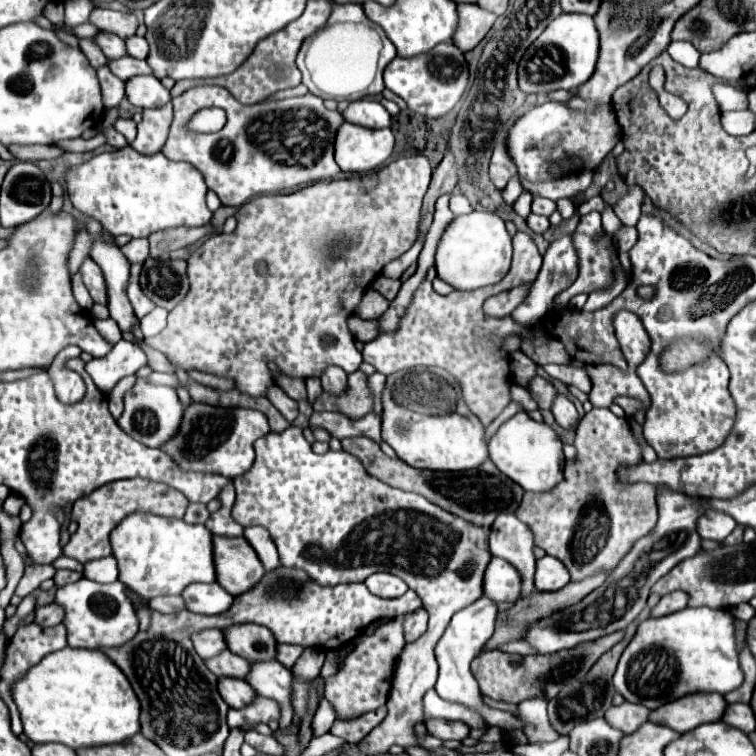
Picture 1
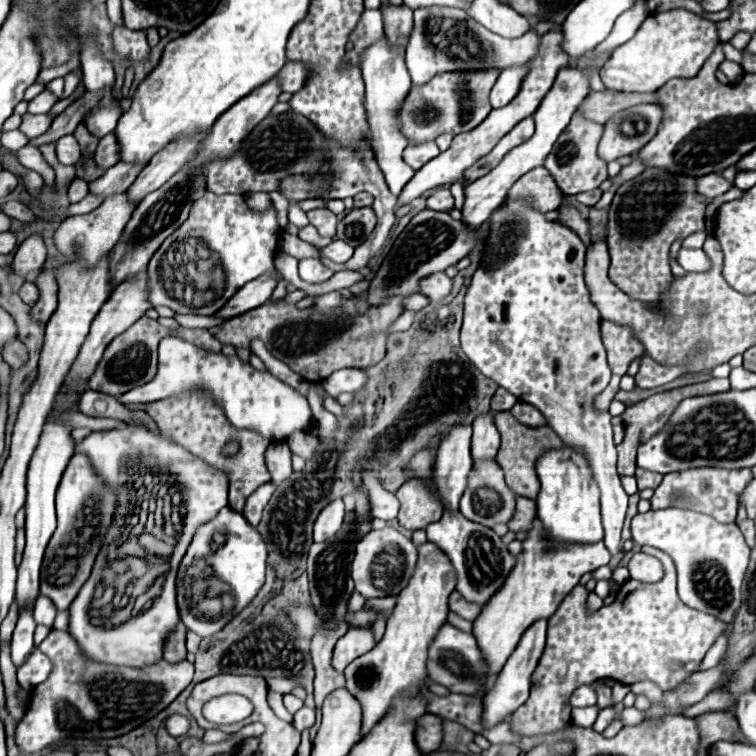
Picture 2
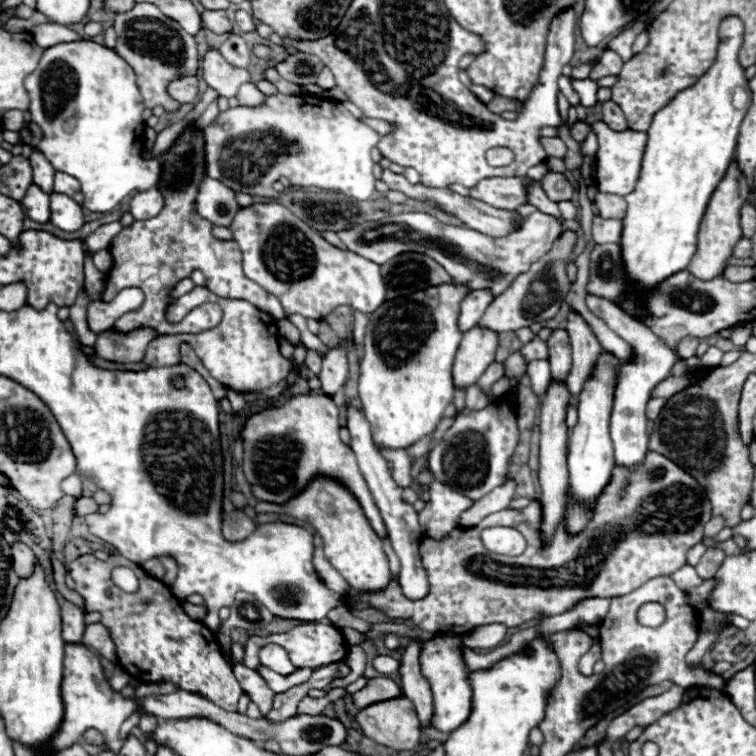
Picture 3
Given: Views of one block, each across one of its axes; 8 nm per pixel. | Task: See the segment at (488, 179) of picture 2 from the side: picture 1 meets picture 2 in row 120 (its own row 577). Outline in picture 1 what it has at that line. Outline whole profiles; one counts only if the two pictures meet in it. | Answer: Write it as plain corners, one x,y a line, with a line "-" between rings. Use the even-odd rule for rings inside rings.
544,556
536,560
536,576
534,576
536,590
554,592
566,586
568,582
570,582
570,574
566,566
562,566
562,562
558,562
554,556

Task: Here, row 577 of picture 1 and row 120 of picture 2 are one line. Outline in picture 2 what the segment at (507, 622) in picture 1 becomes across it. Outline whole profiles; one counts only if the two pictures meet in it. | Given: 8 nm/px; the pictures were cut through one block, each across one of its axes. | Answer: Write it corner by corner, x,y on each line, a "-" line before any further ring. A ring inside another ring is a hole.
592,92
586,96
580,112
594,122
608,122
614,114
638,106
638,104
658,104
654,92
638,94
638,92

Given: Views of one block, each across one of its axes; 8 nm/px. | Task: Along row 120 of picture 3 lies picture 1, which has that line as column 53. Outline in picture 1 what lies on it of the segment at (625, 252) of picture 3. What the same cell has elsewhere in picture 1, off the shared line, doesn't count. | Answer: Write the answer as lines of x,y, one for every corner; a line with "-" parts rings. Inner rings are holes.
62,648
46,654
12,684
24,734
34,744
60,742
68,748
124,742
138,732
140,706
128,678
100,650

